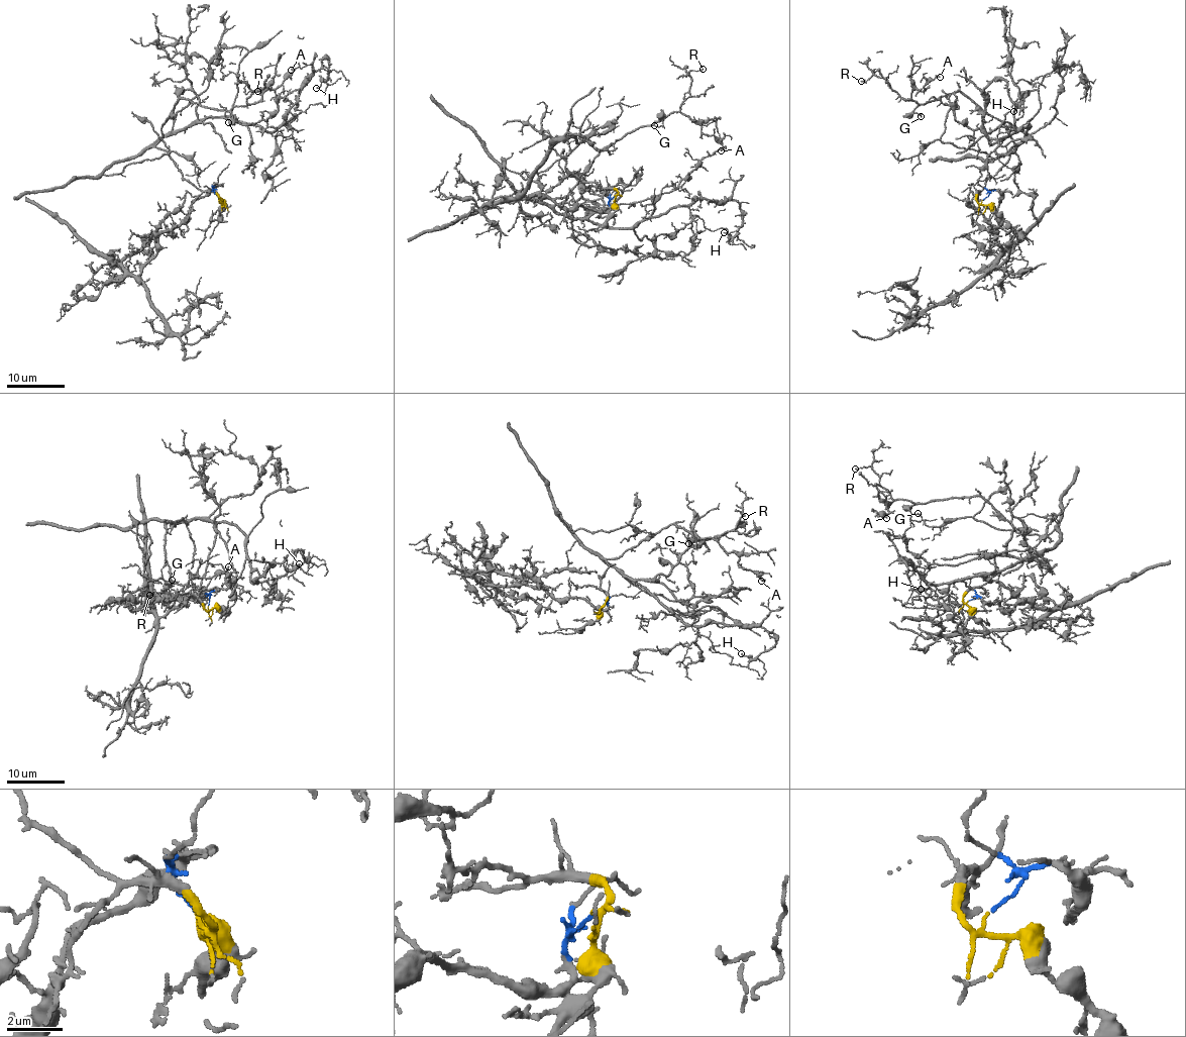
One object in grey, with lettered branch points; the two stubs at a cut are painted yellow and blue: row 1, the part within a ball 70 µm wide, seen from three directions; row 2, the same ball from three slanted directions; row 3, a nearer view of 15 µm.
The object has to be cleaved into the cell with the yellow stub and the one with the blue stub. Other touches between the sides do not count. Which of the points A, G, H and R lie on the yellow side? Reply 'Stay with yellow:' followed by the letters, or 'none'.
Stay with yellow: A, G, H, R

